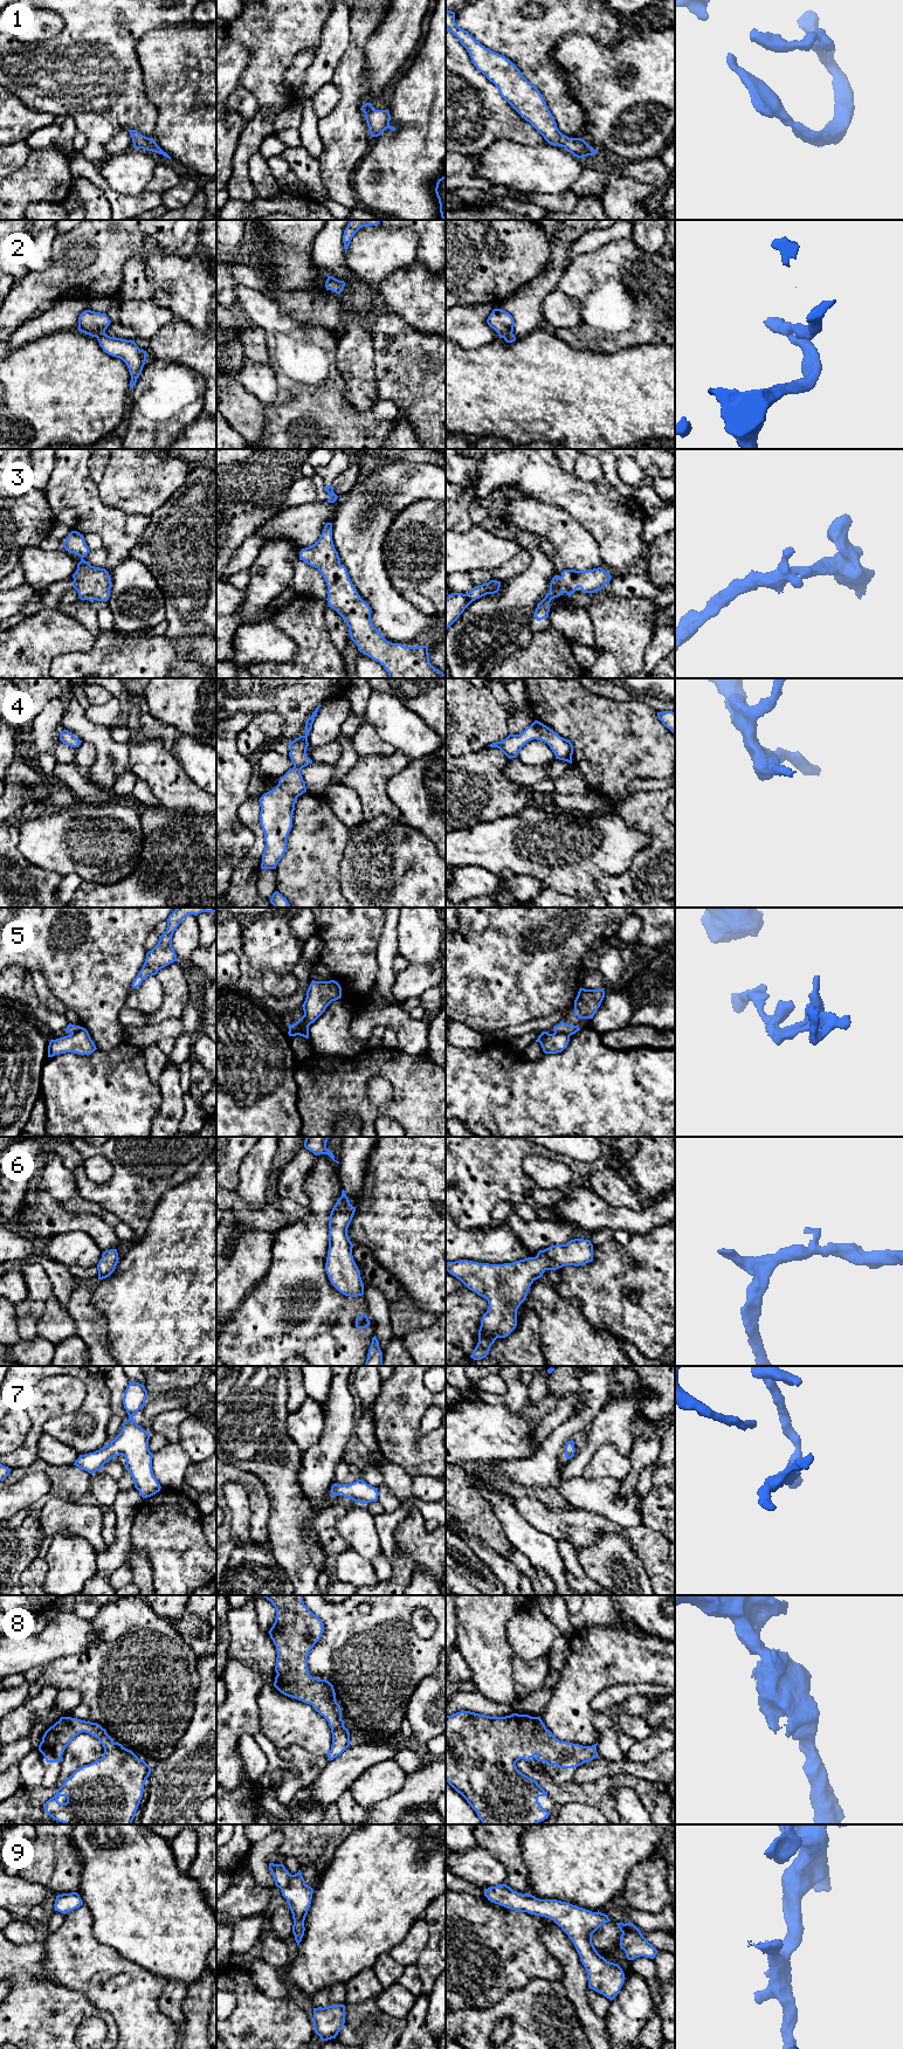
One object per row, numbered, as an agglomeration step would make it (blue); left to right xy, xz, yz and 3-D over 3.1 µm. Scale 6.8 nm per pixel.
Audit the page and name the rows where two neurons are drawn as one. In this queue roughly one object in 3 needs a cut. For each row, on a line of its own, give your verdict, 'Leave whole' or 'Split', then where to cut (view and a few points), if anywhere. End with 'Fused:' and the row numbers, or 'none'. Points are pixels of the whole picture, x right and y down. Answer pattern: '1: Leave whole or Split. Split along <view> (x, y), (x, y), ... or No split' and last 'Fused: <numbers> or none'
1: Leave whole. No split
2: Split. Split along xy (104, 332), (96, 337)
3: Leave whole. No split
4: Leave whole. No split
5: Split. Split along yz (555, 1032), (562, 1032), (569, 1036)
6: Leave whole. No split
7: Leave whole. No split
8: Leave whole. No split
9: Leave whole. No split
Fused: 2, 5

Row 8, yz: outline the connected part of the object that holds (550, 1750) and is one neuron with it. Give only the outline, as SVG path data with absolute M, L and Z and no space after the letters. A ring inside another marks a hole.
M460 1711L446 1716L446 1781L467 1800L482 1824L538 1824L550 1815L538 1802L547 1793L538 1781L519 1772L516 1762L535 1758L558 1768L578 1767L599 1755L597 1745L560 1741L540 1717L518 1713L490 1717Z

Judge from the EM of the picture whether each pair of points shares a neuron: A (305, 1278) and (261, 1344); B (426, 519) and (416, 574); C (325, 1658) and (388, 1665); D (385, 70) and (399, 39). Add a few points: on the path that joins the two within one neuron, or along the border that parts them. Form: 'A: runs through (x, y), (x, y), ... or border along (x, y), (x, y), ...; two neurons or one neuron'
A: runs through (289, 1295), (282, 1303), (278, 1317), (268, 1327); one neuron
B: runs through (426, 533), (426, 543), (420, 549), (418, 560); one neuron
C: runs through (340, 1658), (370, 1658), (373, 1661); one neuron
D: runs through (385, 62), (385, 53), (391, 47); one neuron

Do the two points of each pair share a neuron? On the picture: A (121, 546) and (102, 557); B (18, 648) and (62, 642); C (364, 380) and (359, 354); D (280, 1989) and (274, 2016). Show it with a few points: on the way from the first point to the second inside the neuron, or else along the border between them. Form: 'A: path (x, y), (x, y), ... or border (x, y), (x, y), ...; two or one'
A: border (102, 546), (108, 554), (105, 567); two
B: path (28, 647), (34, 642), (52, 642); one
C: path (359, 374), (359, 360); one
D: border (254, 1982), (270, 1998), (290, 1999); two

